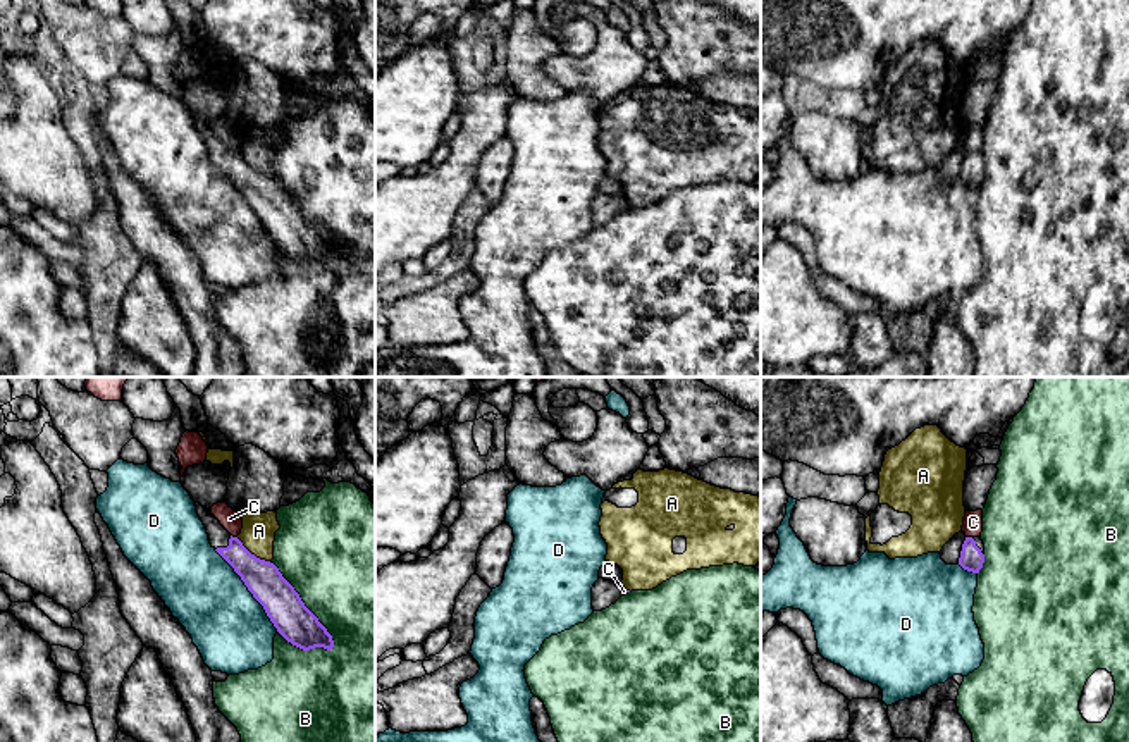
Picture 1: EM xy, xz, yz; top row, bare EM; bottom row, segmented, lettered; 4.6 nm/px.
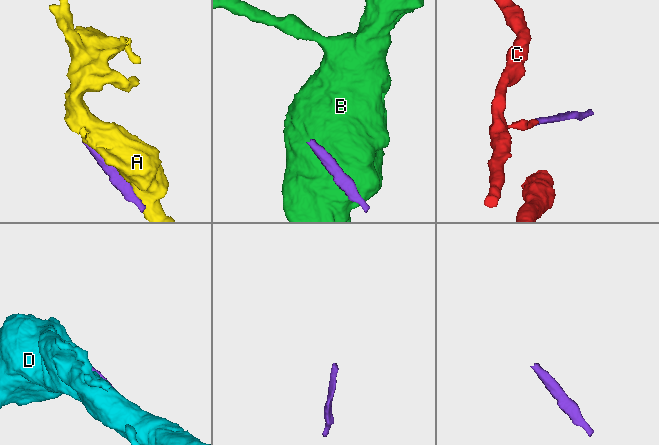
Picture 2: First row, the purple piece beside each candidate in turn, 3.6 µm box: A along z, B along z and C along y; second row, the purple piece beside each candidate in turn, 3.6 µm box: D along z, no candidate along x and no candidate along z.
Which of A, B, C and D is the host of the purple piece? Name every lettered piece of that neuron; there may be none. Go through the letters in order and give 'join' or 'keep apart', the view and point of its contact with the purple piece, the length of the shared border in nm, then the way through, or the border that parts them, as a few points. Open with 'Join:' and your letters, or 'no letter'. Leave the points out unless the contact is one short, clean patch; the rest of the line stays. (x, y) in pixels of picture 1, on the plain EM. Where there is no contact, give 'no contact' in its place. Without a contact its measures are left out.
Join: no letter
A: keep apart; meets purple in xy at (253, 169); contact 200 nm long
B: keep apart; meets purple in xy at (305, 221); contact 500 nm long
C: keep apart; meets purple in xy at (234, 152); contact 40 nm long; border along xy (231, 148), (236, 152)
D: keep apart; meets purple in xy at (248, 204); contact 500 nm long

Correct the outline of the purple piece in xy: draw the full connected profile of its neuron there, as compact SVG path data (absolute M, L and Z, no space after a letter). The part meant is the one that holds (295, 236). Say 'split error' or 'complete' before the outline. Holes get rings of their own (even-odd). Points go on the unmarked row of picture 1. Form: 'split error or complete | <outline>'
split error | M200 117L196 127L203 136L212 162L234 182L253 212L263 220L277 246L293 260L310 265L334 262L332 250L305 220L294 201L279 182L251 169L238 151L232 151L220 136Z

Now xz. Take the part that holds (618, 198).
split error | M599 193L592 201L592 224L602 226L614 219L623 208L623 198L621 196L611 196Z

